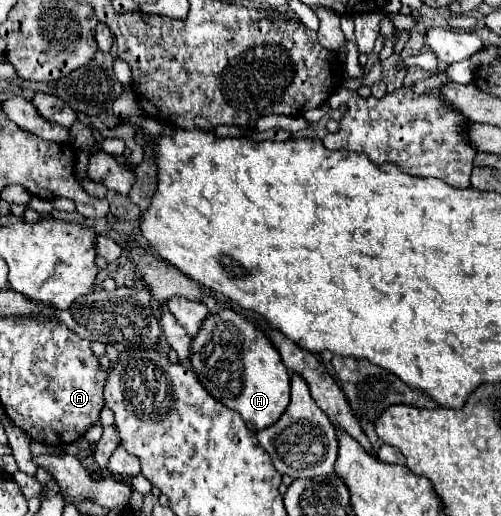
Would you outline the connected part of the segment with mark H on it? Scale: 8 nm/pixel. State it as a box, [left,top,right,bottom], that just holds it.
[188,306,290,430]

